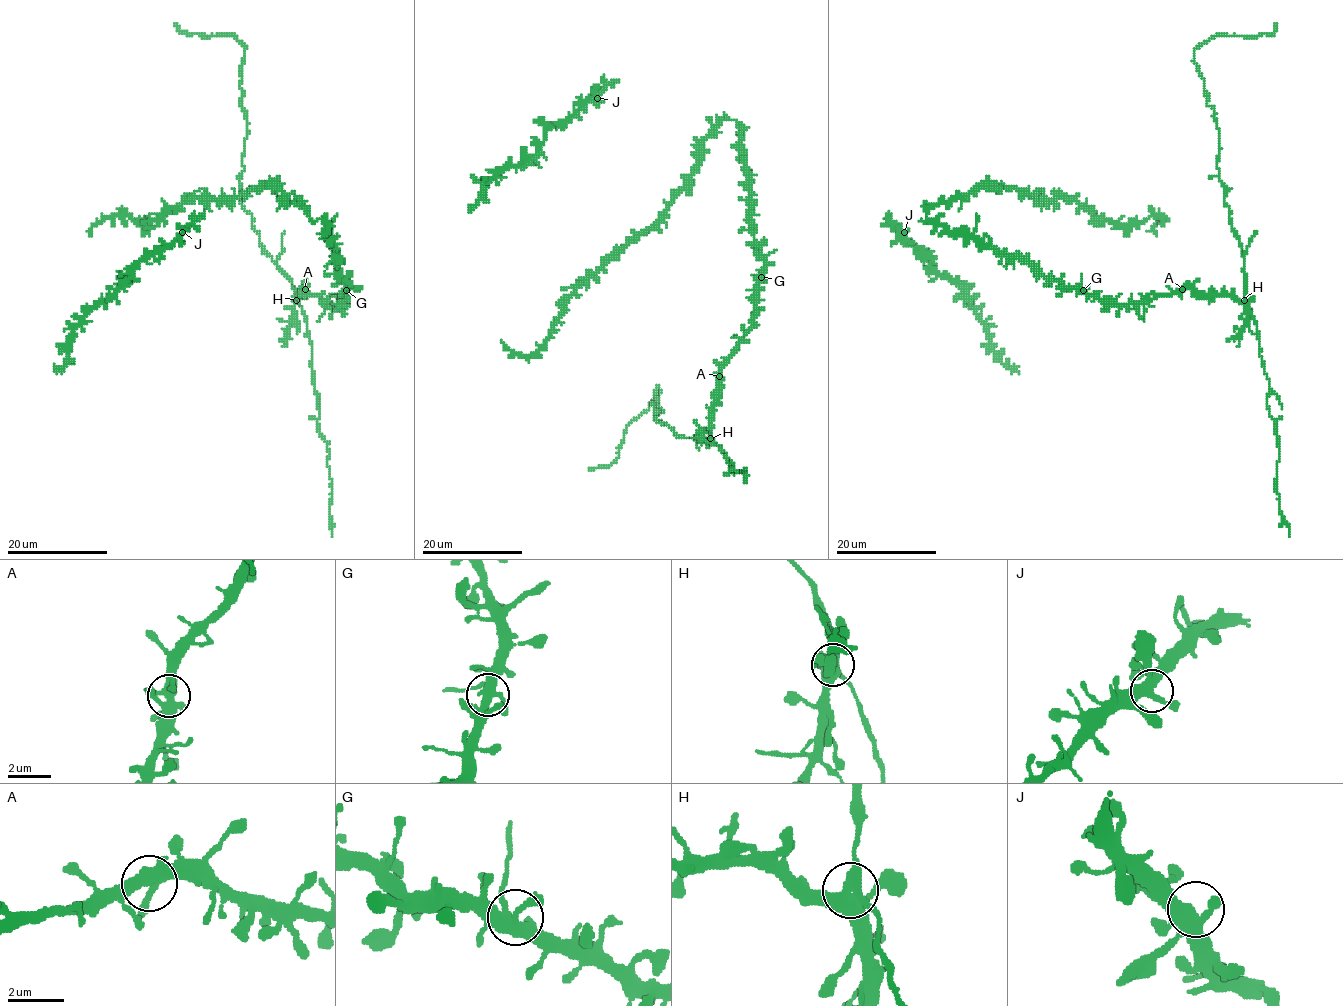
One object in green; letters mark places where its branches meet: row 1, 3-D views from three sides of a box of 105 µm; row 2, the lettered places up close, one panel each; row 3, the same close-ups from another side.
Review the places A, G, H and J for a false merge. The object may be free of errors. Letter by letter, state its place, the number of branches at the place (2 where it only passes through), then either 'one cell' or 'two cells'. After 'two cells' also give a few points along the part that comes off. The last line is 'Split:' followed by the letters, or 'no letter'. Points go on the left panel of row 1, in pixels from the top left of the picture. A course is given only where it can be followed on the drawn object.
A: (305, 289) | 5 | one cell
G: (346, 290) | 5 | one cell
H: (296, 300) | 5 | two cells | (296, 299), (292, 282), (260, 243), (241, 204), (246, 48), (232, 35), (185, 34), (175, 24)
J: (182, 232) | 5 | one cell
Split: H

